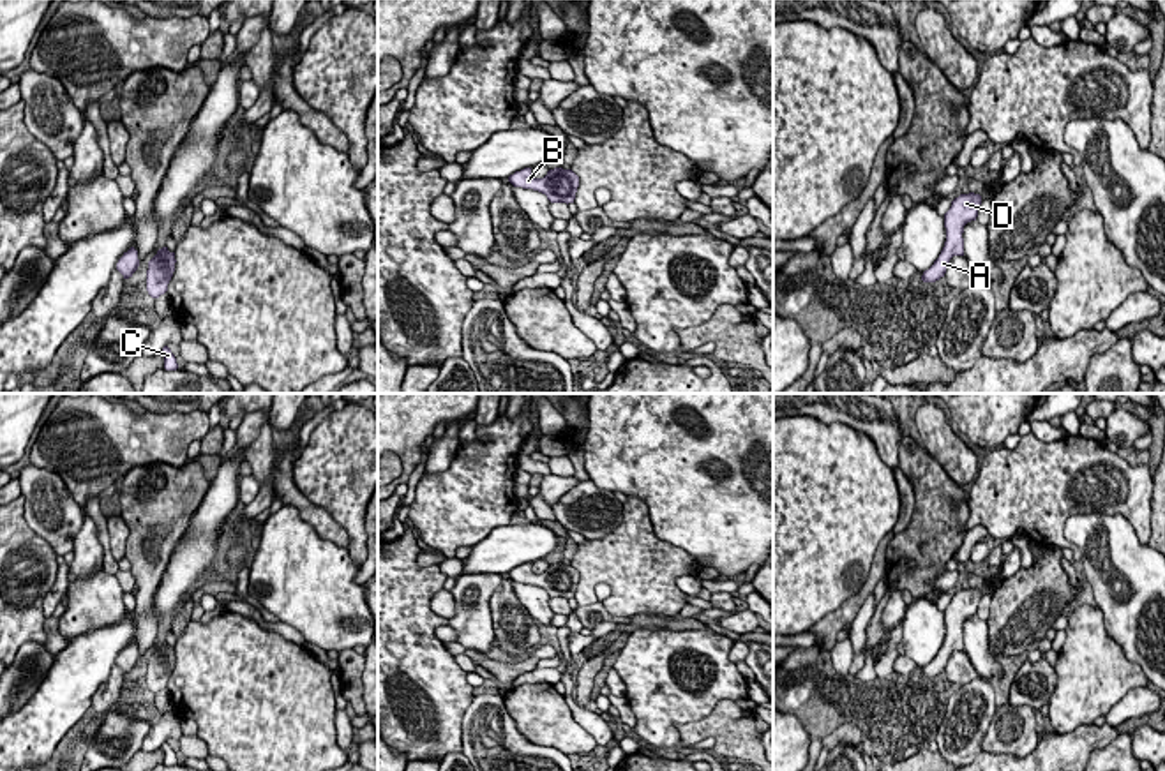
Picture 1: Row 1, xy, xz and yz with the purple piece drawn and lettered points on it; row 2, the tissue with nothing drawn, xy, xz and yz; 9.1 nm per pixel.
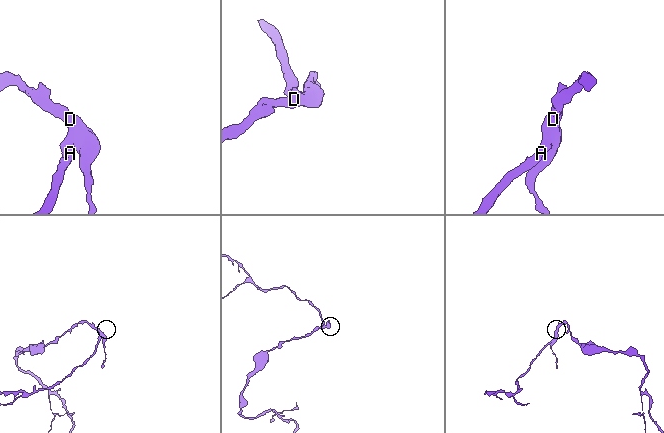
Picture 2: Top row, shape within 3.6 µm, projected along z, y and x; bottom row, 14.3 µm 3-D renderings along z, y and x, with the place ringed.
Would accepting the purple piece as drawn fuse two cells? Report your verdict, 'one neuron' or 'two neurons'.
one neuron

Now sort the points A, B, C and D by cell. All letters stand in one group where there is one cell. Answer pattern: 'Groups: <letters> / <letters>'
Groups: A B C D

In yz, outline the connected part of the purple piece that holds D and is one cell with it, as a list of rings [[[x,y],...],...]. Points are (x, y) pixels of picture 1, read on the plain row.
[[[974,588],[960,589],[951,596],[950,605],[944,609],[946,623],[944,642],[939,653],[934,656],[934,660],[923,667],[921,670],[923,677],[939,676],[946,669],[950,655],[953,651],[964,651],[964,633],[962,633],[964,621],[971,616],[976,616],[980,600],[981,591]]]

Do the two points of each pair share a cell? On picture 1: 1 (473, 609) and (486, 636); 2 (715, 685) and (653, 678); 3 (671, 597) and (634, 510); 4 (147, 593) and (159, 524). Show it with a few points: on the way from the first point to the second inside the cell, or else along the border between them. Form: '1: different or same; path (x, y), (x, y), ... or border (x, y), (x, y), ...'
1: same; path (473, 616), (473, 623), (479, 628)
2: same; path (699, 697), (682, 692), (669, 680)
3: same; path (650, 576), (636, 561), (636, 531)
4: same; path (147, 576), (150, 542)

